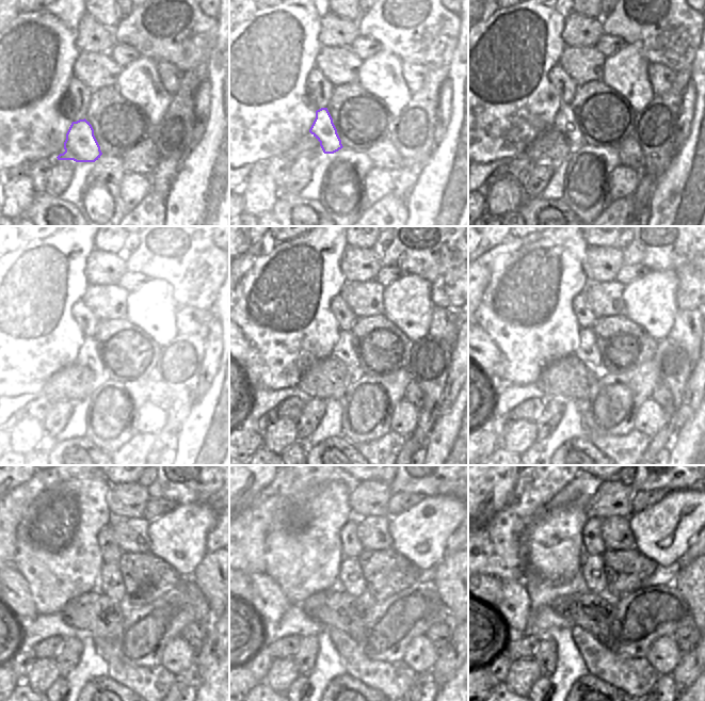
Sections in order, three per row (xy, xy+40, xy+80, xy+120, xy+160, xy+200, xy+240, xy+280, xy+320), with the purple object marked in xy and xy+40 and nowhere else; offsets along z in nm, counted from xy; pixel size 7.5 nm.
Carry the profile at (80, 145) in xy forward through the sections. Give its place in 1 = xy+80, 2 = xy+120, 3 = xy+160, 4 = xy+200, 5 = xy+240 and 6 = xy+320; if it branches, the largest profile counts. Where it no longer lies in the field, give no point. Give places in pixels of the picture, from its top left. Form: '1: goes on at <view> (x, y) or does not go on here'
1: goes on at xy+80 (565, 123)
2: goes on at xy+120 (87, 356)
3: goes on at xy+160 (345, 350)
4: goes on at xy+200 (587, 351)
5: goes on at xy+240 (111, 584)
6: goes on at xy+320 (592, 570)

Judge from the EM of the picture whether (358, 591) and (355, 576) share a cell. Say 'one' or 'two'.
one

